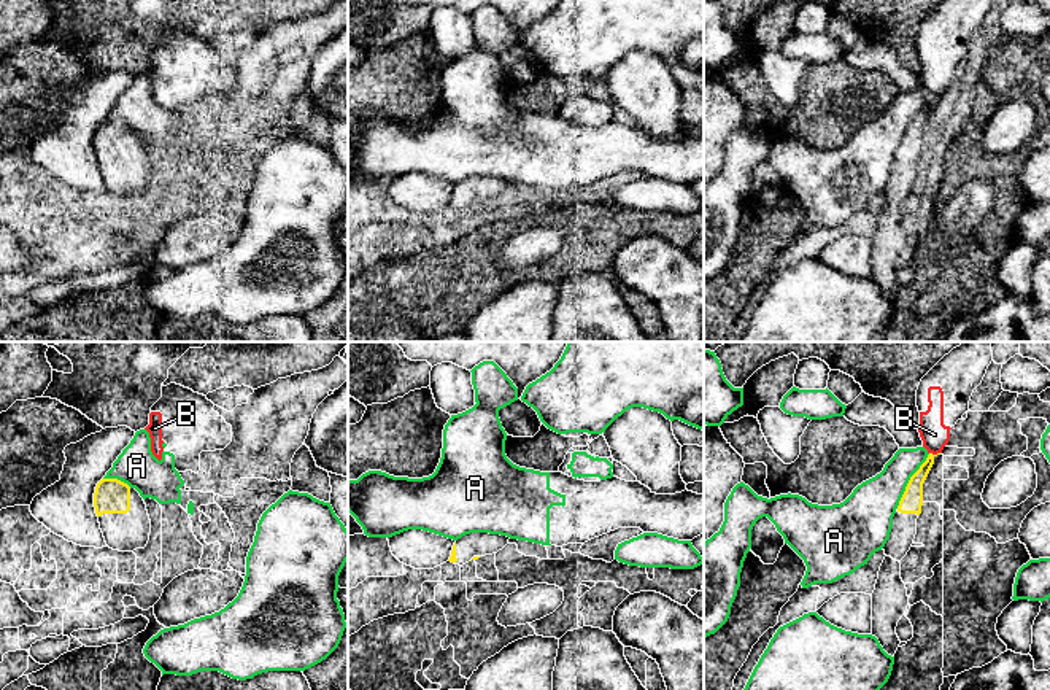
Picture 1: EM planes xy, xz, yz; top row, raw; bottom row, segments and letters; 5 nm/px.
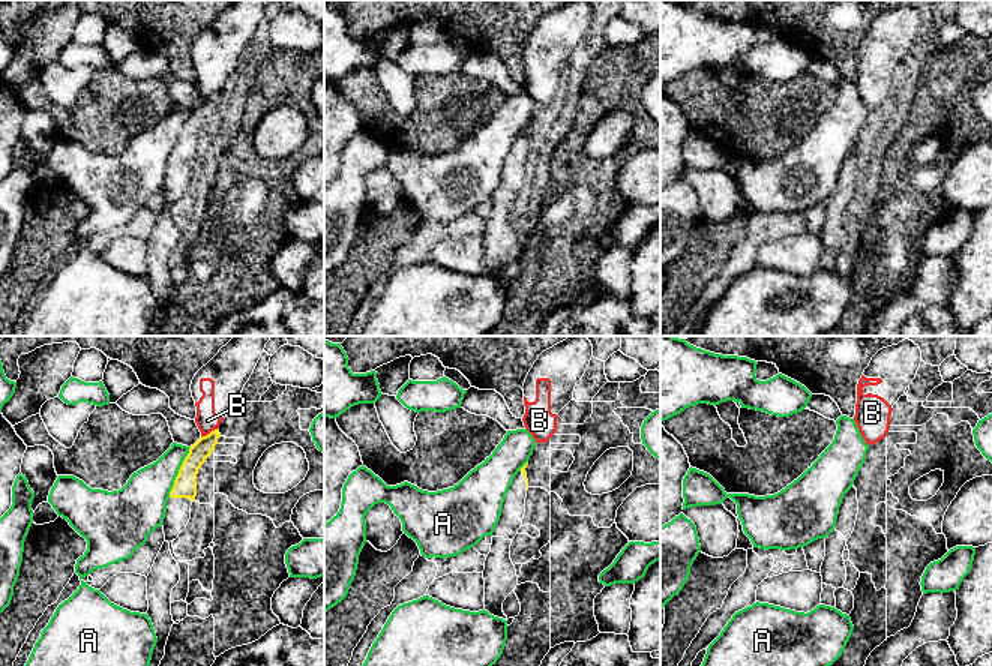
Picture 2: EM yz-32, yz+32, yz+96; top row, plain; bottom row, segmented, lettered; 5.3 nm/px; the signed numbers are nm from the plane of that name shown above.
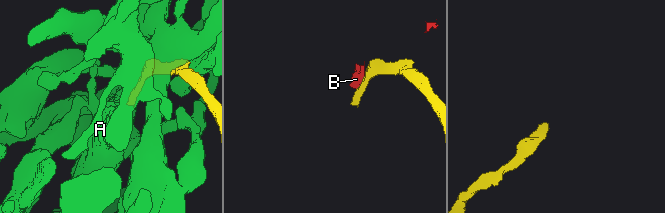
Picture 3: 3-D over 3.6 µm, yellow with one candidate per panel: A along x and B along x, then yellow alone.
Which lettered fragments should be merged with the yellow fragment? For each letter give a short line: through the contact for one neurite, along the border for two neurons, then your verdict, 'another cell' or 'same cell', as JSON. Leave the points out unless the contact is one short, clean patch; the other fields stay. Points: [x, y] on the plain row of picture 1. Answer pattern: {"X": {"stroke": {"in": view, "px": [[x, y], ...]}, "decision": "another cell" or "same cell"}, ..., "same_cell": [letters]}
{"A": {"decision": "another cell"}, "B": {"stroke": {"in": "yz", "px": [[930, 96], [939, 97]]}, "decision": "another cell"}, "same_cell": []}

